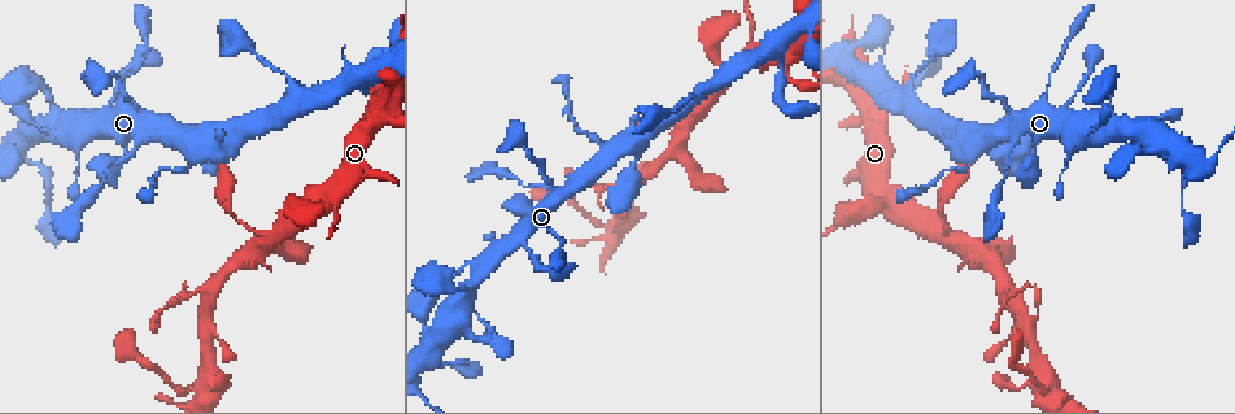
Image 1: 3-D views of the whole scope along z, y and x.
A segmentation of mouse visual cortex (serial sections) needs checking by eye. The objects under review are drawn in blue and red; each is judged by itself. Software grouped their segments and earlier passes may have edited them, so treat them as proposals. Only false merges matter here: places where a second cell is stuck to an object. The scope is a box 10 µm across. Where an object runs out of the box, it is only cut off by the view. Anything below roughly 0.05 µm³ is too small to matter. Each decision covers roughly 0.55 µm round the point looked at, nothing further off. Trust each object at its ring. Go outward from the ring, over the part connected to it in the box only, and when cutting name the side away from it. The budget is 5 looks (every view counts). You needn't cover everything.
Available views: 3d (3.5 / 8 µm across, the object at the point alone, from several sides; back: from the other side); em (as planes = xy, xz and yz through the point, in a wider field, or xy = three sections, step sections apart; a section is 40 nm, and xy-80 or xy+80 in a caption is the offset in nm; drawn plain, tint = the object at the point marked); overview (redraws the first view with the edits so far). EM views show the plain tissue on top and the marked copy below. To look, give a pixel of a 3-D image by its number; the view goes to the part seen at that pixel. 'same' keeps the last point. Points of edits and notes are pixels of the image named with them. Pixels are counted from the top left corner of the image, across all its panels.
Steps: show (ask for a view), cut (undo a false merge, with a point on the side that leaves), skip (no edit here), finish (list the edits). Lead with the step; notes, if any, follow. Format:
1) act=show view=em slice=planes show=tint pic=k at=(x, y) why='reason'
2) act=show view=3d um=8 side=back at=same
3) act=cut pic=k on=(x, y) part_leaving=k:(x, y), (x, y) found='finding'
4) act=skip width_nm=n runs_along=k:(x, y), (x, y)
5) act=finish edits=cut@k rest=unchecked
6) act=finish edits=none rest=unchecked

act=show view=3d um=3.5 pic=1 at=(108, 168) why='narrows sharply'

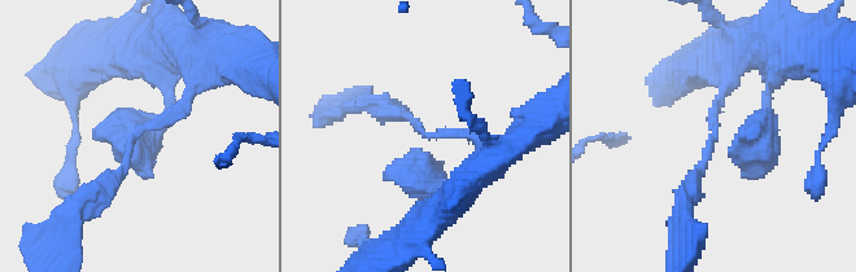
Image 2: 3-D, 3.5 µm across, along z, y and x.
act=show view=em slice=planes show=tint pic=2 at=(711, 135) arm_widths_nm=150,200 why='need the tissue'

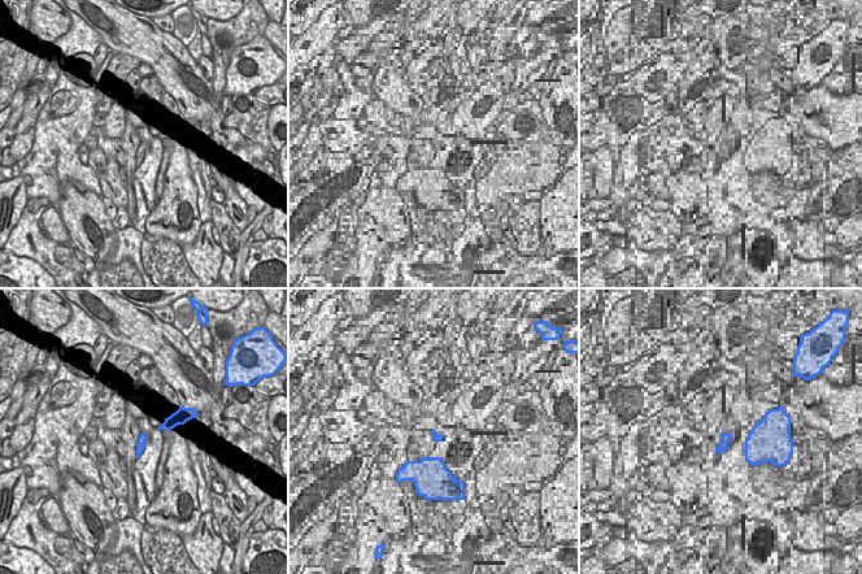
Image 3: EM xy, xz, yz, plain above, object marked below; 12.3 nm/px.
act=skip runs_along=2:(196, 82), (92, 197) found='continuous, no second cell'

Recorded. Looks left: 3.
act=show view=3d um=3.5 pic=1 at=(353, 76) why='arms part here'

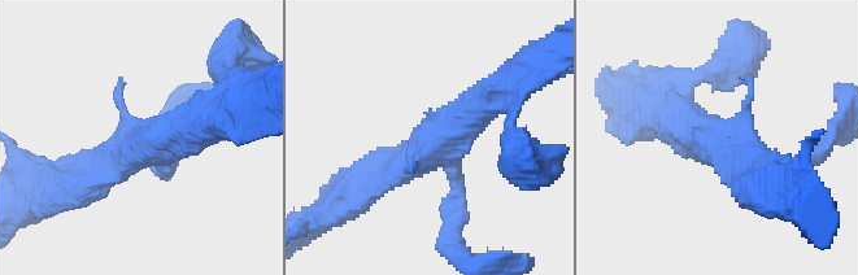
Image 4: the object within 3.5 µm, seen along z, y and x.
act=show view=em slice=xy step=5 show=tint pic=4 at=(432, 148) why='now the EM'

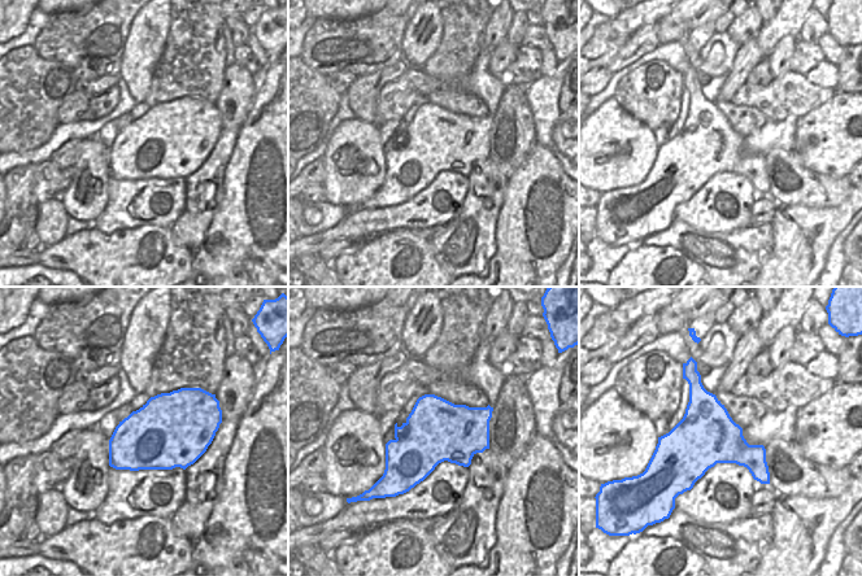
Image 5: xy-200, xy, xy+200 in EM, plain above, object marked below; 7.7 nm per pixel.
act=show view=em slice=planes show=tint at=same

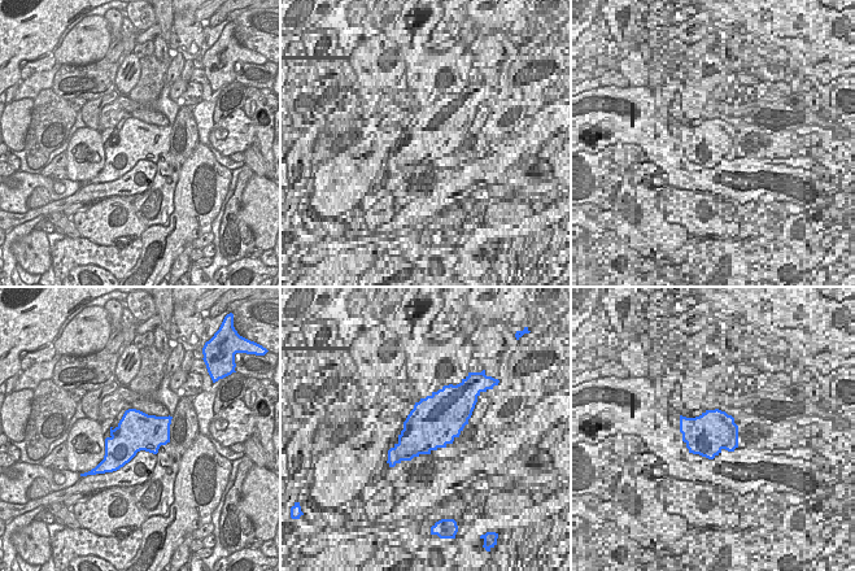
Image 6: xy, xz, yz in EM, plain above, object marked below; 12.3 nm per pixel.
act=skip found='one cell here'

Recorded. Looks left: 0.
act=finish edits=none rest=unchecked

